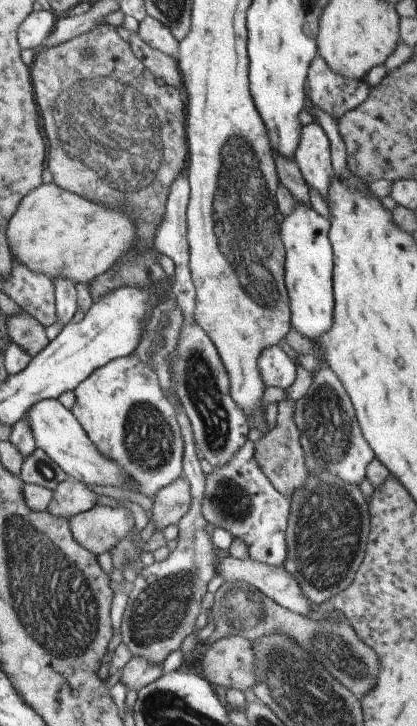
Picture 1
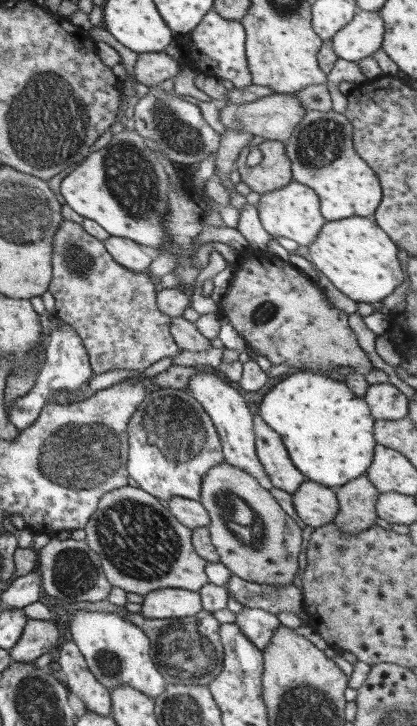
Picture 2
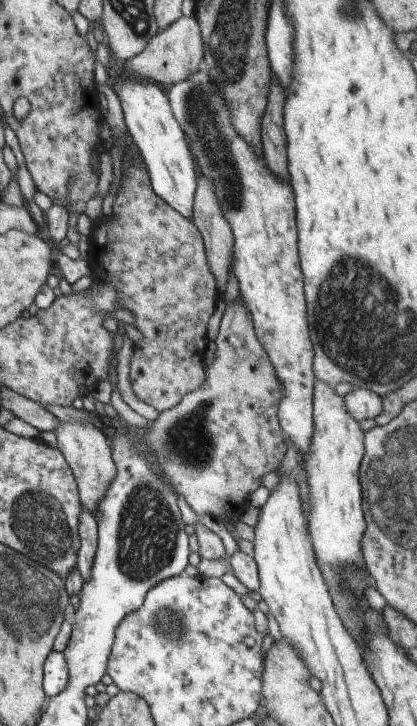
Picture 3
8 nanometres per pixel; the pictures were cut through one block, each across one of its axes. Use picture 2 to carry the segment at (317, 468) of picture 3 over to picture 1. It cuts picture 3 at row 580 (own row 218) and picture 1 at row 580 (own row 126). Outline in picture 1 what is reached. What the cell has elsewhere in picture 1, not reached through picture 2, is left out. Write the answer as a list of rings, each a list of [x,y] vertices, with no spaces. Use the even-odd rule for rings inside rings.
[[[326,469],[306,473],[305,480],[288,500],[286,557],[281,568],[295,579],[311,604],[317,606],[351,584],[363,560],[369,534],[368,502],[359,487],[337,482],[339,478]]]

